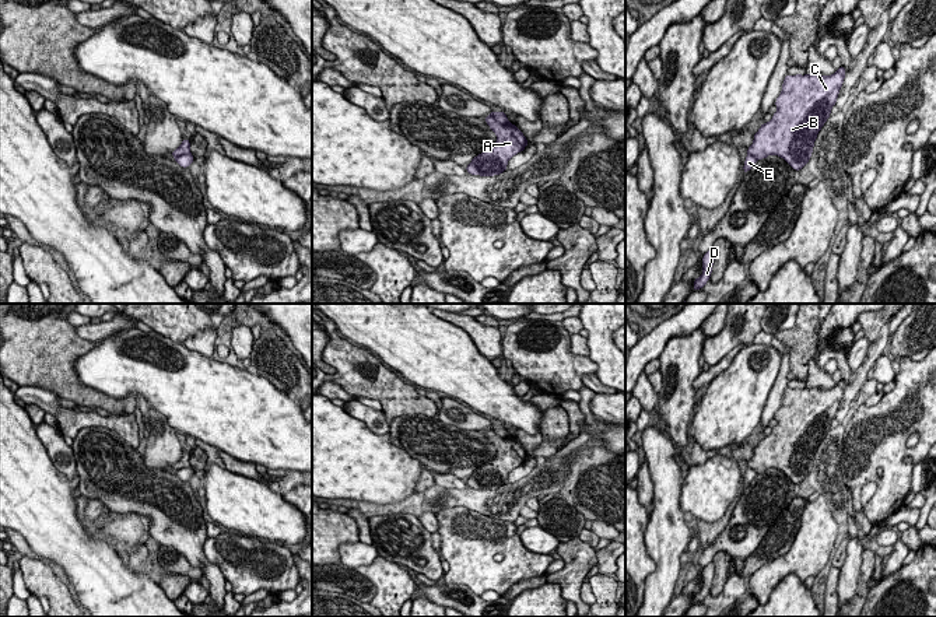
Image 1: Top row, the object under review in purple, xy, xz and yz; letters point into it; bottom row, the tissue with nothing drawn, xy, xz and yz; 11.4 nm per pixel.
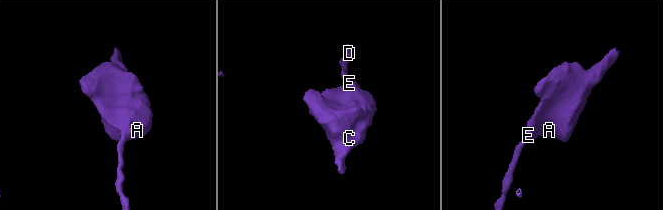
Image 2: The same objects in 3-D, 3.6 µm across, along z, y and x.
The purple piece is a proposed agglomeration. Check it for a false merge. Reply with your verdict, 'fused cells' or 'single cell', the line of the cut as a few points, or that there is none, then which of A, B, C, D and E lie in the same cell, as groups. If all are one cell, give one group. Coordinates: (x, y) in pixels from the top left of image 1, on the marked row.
fused cells; cut in xz along (488, 115), (508, 123); A B C / D E

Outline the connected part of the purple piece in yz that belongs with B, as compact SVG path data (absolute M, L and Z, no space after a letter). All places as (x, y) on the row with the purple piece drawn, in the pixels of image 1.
M844 66L831 76L786 74L775 101L778 111L754 133L747 154L757 159L774 154L800 171L813 154L817 134L831 115L845 76Z

